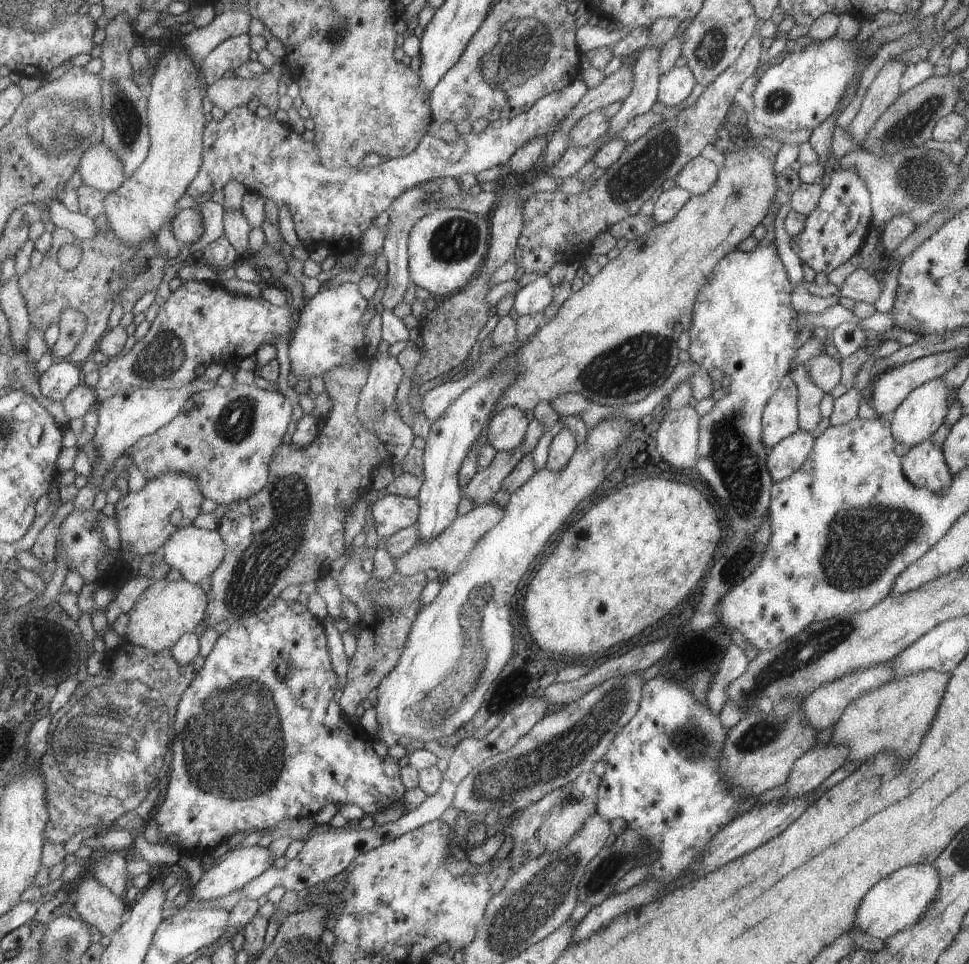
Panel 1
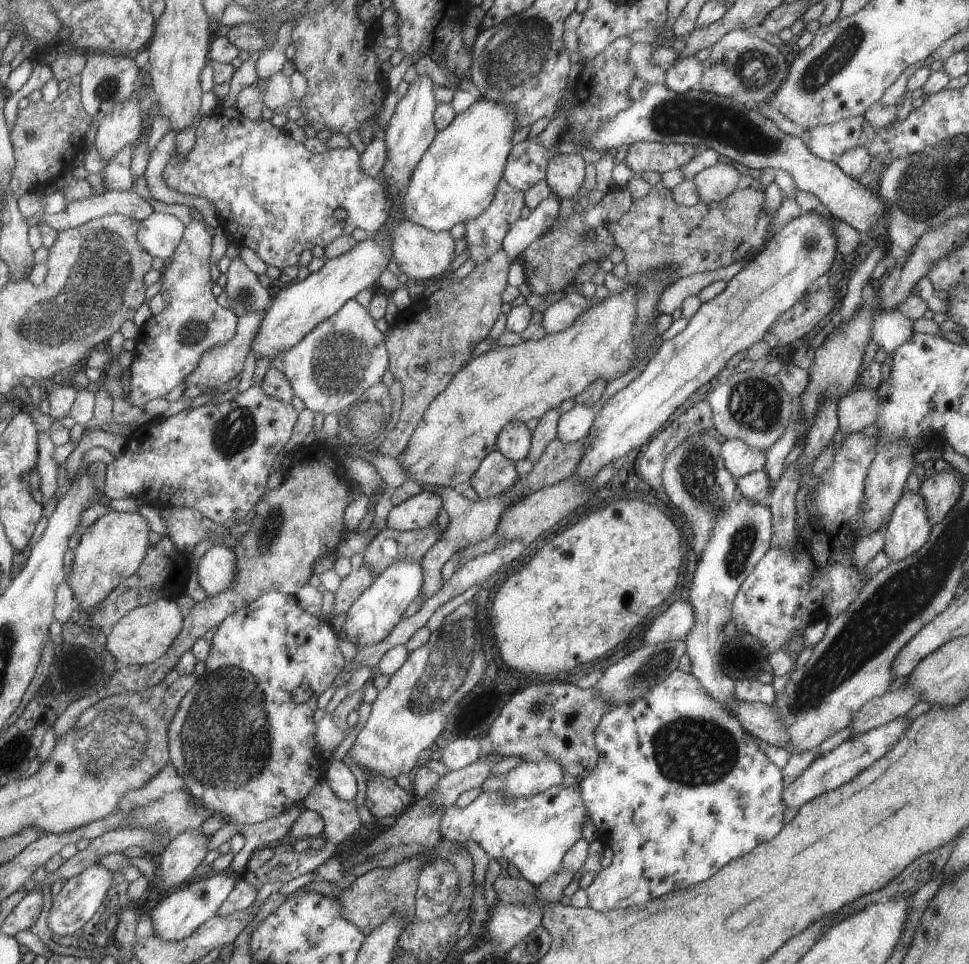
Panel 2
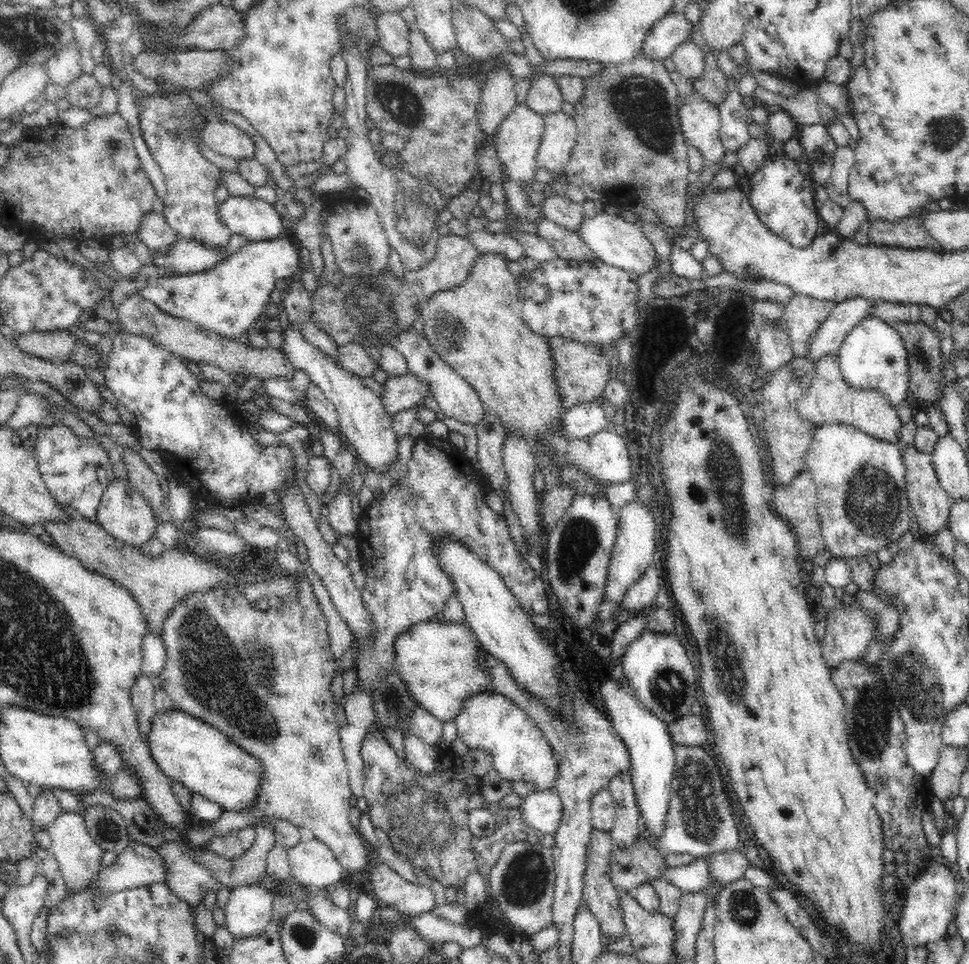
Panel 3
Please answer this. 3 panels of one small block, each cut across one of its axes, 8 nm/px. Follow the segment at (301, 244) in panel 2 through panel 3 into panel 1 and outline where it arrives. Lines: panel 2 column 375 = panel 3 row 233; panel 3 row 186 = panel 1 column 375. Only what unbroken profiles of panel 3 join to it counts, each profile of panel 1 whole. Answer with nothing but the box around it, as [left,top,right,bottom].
[187,79,587,252]

